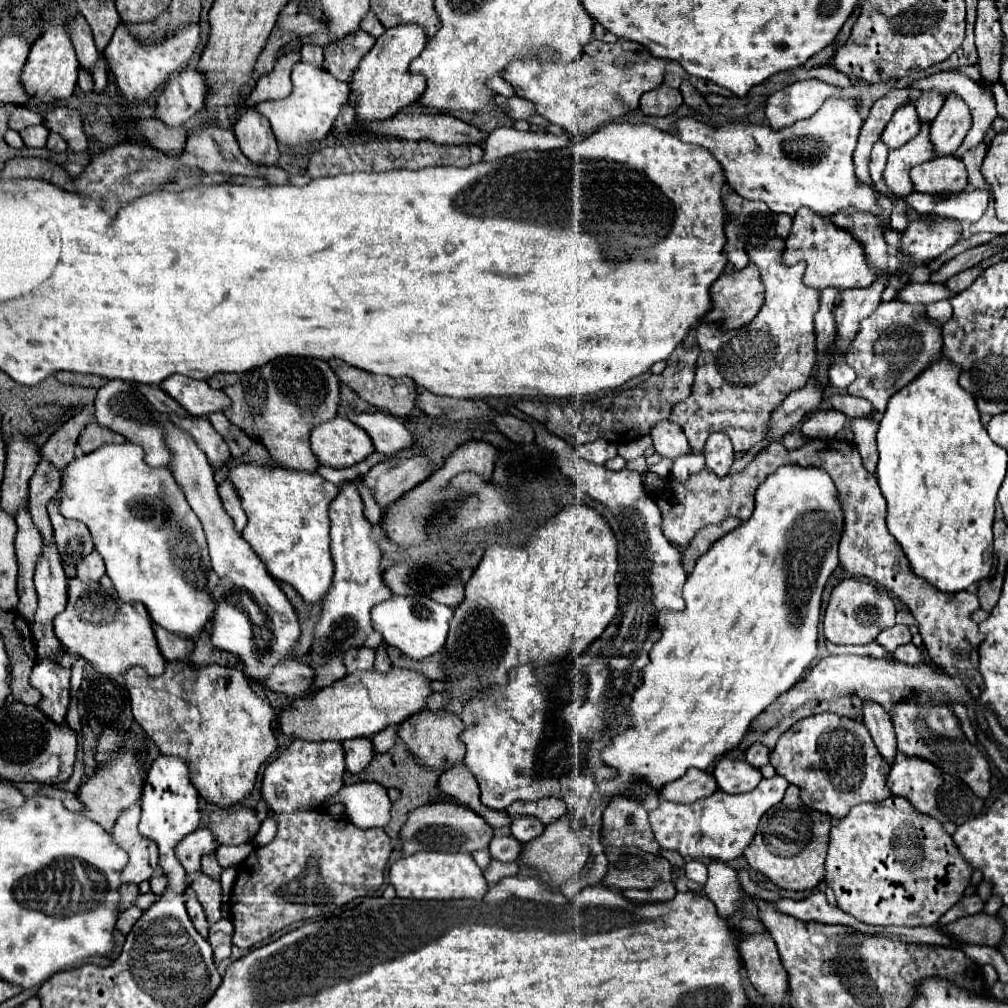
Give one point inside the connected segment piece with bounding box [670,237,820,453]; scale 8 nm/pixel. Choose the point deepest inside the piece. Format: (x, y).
(741, 376)

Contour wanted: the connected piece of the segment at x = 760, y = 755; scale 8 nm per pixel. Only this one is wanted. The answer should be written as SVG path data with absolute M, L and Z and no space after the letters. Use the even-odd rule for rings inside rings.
M754 743L748 747L746 751L746 761L752 765L752 767L764 767L768 763L768 755L770 755L770 749L762 743Z

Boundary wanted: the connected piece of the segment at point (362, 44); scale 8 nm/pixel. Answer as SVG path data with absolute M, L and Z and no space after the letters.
M356 31L354 35L330 43L324 47L324 69L330 71L340 81L350 81L354 69L362 61L362 57L374 47L376 39L366 31Z

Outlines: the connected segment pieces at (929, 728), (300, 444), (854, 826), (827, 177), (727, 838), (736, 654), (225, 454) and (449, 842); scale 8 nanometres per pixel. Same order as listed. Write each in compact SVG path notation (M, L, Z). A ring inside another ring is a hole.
M900 703L892 713L892 723L898 737L898 751L910 757L928 759L946 773L958 775L982 799L990 795L990 765L978 747L964 737L952 709L938 705L936 709L928 711L916 703Z
M274 359L258 369L246 371L240 375L240 381L236 385L230 385L224 389L224 393L232 399L230 409L224 409L222 413L234 423L238 425L250 439L262 443L270 457L280 463L280 467L284 469L292 469L292 471L306 471L306 473L314 473L318 469L318 461L314 459L312 451L310 451L310 431L336 417L338 411L338 403L340 403L340 381L334 375L334 371L330 369L330 365L322 359Z
M888 797L886 801L878 801L878 805L856 805L850 813L840 819L830 829L830 847L826 857L826 881L828 887L834 889L838 907L848 915L856 917L868 925L902 925L902 927L918 927L918 925L936 925L938 919L960 901L972 877L970 863L958 853L952 835L948 835L940 821L934 817L926 817L918 813L910 801L904 797ZM898 825L914 825L918 829L918 845L922 845L922 861L910 869L910 865L902 865L898 861L898 853L894 853L894 833L898 833Z
M828 97L812 117L796 121L780 131L754 123L712 127L694 117L682 117L676 123L676 135L684 143L708 149L722 165L730 189L744 199L764 201L772 213L794 217L800 207L808 207L822 217L830 217L848 207L856 207L858 211L868 211L888 221L892 213L890 199L882 195L876 199L876 191L860 185L854 177L852 151L862 123L860 99Z
M780 775L772 779L762 779L758 787L750 793L728 795L724 791L716 791L706 799L698 799L692 805L680 805L662 801L656 811L650 813L652 831L662 849L678 851L682 857L700 857L700 859L720 859L732 861L744 853L746 845L752 841L758 829L760 817L776 803L782 801L788 781Z
M782 465L776 473L772 473L756 491L756 509L752 513L752 517L748 521L744 521L738 529L730 531L726 537L718 539L718 543L714 543L714 549L710 549L706 555L702 555L696 561L694 571L688 575L686 585L684 585L684 601L686 601L686 609L684 611L662 611L662 615L658 617L660 625L662 625L662 635L660 639L654 643L652 651L650 651L650 665L646 665L642 669L642 685L634 691L632 701L630 701L630 713L632 713L632 725L628 731L620 733L614 737L612 745L604 749L602 759L608 767L618 769L618 777L614 781L608 781L604 785L600 785L600 791L612 793L612 795L626 795L634 801L640 801L632 791L632 783L646 779L652 783L652 787L660 789L666 781L674 781L678 777L682 777L690 767L698 767L698 769L706 769L710 763L714 763L720 755L724 755L726 751L732 751L734 747L740 745L740 741L744 739L744 735L750 729L752 719L758 717L758 713L762 713L780 693L788 691L806 671L806 667L812 663L812 659L816 657L816 645L818 645L818 621L820 621L820 599L822 599L822 591L824 585L828 581L828 577L832 575L832 571L840 565L838 559L838 543L842 539L842 529L844 529L844 513L838 501L838 491L836 485L832 483L830 475L824 469L818 467L810 467L810 469L802 469L802 465Z
M172 415L172 421L174 421L178 427L186 429L186 431L194 437L194 441L196 441L198 447L206 453L206 457L208 457L208 461L210 461L210 465L212 465L214 469L222 467L222 465L232 457L226 441L222 439L220 433L216 433L216 429L210 425L208 419L204 419L204 417L180 419L180 417Z
M448 801L422 805L410 811L408 821L400 829L402 855L412 855L418 851L468 851L472 853L476 849L488 849L492 833L494 829L468 807L448 803Z

